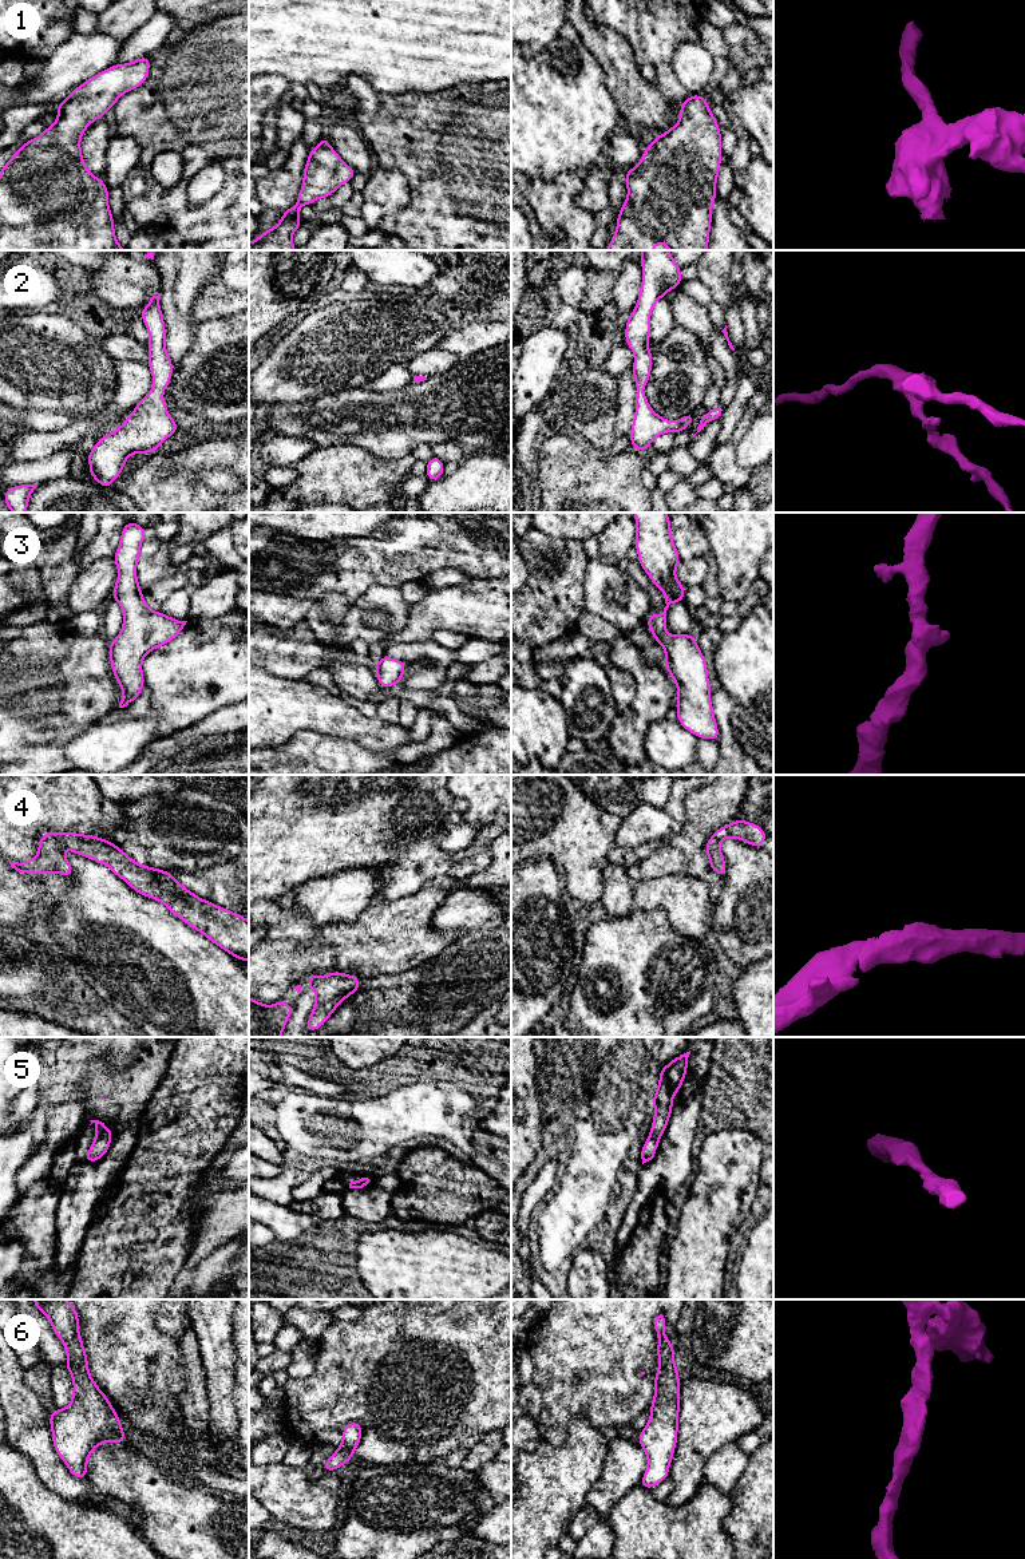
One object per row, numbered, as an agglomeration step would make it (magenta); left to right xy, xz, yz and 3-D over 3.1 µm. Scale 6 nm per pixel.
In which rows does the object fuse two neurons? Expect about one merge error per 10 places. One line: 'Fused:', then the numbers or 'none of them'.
Fused: none of them

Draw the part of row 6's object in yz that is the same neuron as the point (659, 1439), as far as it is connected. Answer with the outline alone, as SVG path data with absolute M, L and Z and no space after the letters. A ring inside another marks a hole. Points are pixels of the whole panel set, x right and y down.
M656 1317L654 1329L658 1338L658 1372L654 1376L654 1397L650 1418L640 1432L638 1444L648 1457L648 1468L640 1485L652 1489L669 1476L678 1432L680 1388L678 1369L674 1365L674 1346L665 1336L665 1318Z

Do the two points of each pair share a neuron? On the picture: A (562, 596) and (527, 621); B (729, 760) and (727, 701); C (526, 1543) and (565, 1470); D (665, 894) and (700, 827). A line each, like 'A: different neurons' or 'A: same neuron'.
A: same neuron
B: same neuron
C: same neuron
D: different neurons

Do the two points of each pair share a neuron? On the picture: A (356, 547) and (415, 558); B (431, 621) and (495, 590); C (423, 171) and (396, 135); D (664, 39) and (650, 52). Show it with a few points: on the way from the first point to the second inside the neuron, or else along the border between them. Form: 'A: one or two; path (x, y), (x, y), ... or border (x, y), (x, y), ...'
A: one; path (371, 558), (400, 558)
B: one; path (447, 608), (479, 606)
C: one; path (414, 165), (396, 145)
D: one; path (661, 42), (653, 50)

